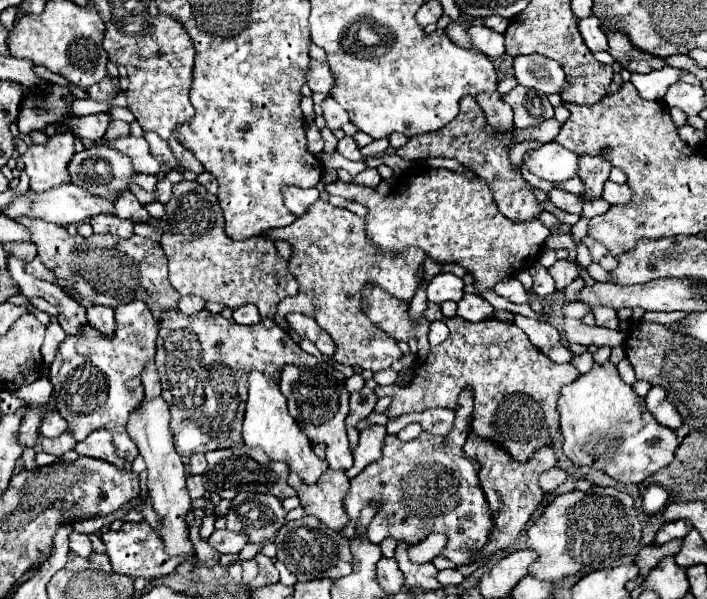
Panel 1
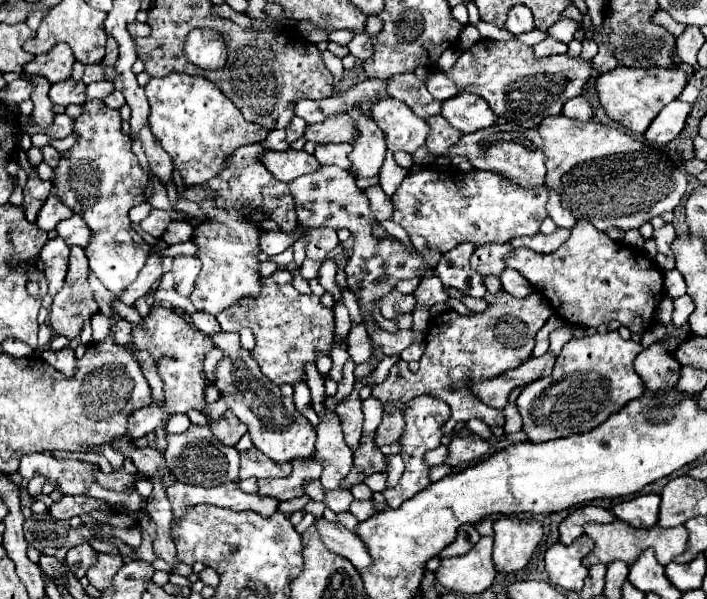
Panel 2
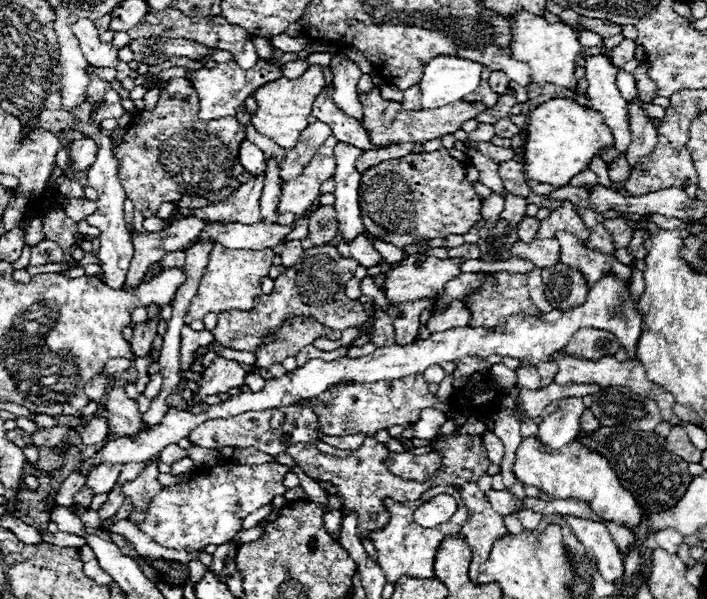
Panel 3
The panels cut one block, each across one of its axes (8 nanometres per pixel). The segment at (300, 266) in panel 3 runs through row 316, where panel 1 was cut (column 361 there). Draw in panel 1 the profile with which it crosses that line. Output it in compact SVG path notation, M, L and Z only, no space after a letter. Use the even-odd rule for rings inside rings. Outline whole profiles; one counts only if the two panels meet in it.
M316 200L316 204L312 204L312 208L308 208L308 212L304 216L296 218L290 226L270 230L266 236L270 236L272 240L286 240L294 246L294 252L290 258L290 272L298 280L300 292L298 292L298 296L286 298L278 304L280 316L286 316L292 312L304 312L306 316L314 318L336 342L334 360L340 364L346 364L346 366L360 366L364 370L378 372L378 370L390 368L392 362L396 362L402 356L396 340L392 340L390 336L384 336L384 332L378 330L362 314L360 292L362 292L366 282L372 282L372 284L384 288L386 292L394 294L396 298L410 302L416 288L418 288L416 270L422 266L422 262L426 258L424 252L420 252L420 248L406 248L404 252L388 252L388 256L380 256L380 252L376 252L376 248L372 248L372 244L368 244L368 236L364 232L364 218L352 214L346 208L332 206L326 200Z

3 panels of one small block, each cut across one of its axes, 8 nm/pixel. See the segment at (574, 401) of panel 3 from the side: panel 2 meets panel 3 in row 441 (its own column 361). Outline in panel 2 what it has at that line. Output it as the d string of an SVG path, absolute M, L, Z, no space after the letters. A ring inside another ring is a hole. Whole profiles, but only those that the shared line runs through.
M324 518L316 520L316 526L320 528L320 536L326 548L348 558L358 572L368 570L372 566L372 556L366 544L354 532L348 532L340 522L332 524L332 522L326 522Z

